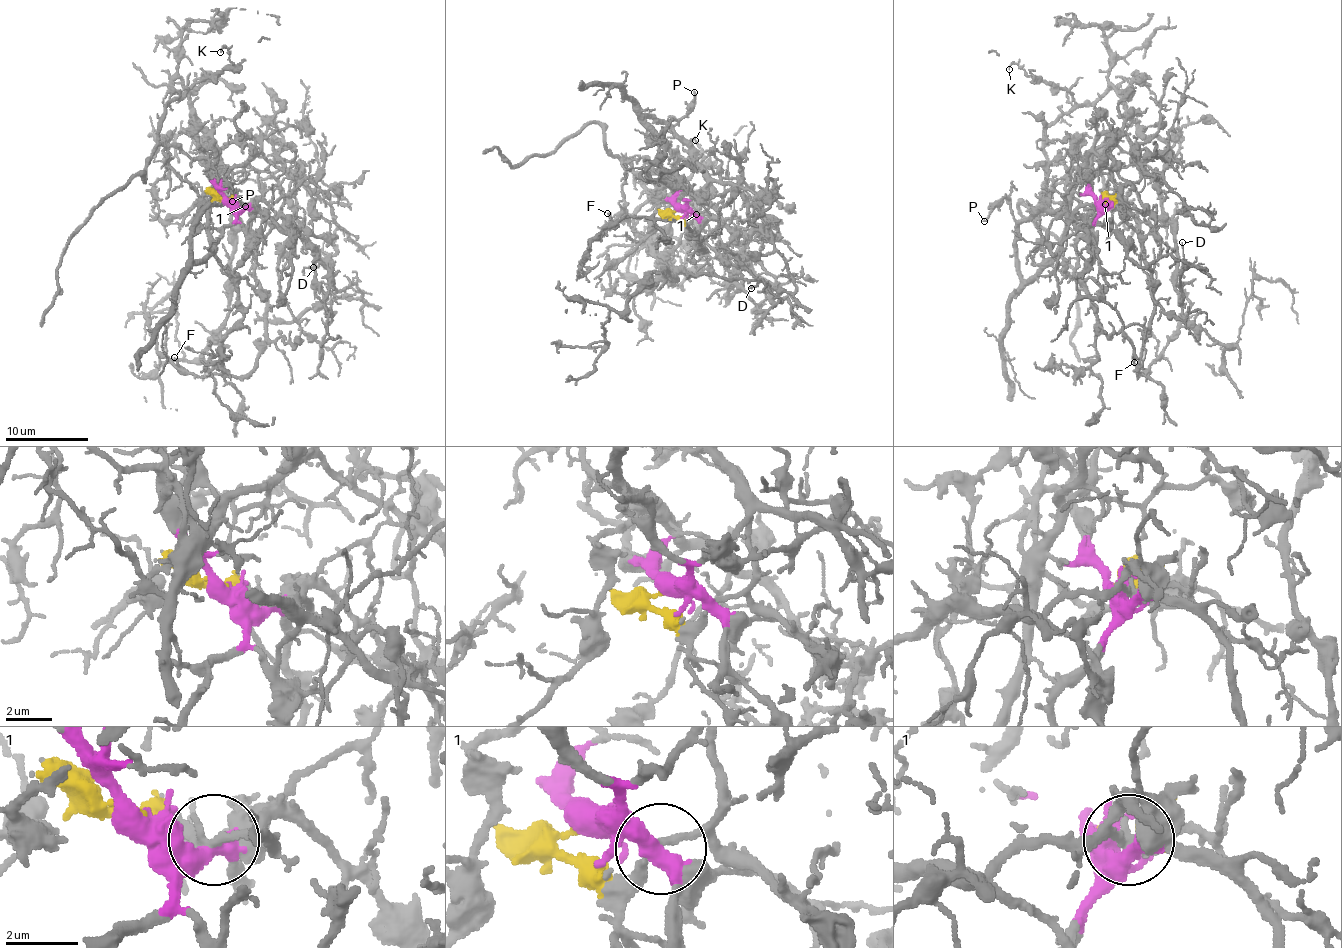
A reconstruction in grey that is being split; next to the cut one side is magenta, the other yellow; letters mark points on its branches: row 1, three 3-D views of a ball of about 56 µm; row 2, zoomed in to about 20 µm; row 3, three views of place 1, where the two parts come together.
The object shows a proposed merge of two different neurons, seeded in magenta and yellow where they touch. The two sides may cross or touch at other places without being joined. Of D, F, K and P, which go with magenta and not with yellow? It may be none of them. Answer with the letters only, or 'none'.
F, K

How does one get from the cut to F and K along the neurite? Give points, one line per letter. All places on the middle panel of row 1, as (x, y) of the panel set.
F: (680, 209), (689, 211), (697, 222), (696, 243), (703, 250), (675, 220), (626, 217), (614, 222), (607, 214)
K: (680, 209), (663, 189), (621, 161), (630, 162), (642, 186), (660, 197), (671, 193), (703, 162), (695, 141)

